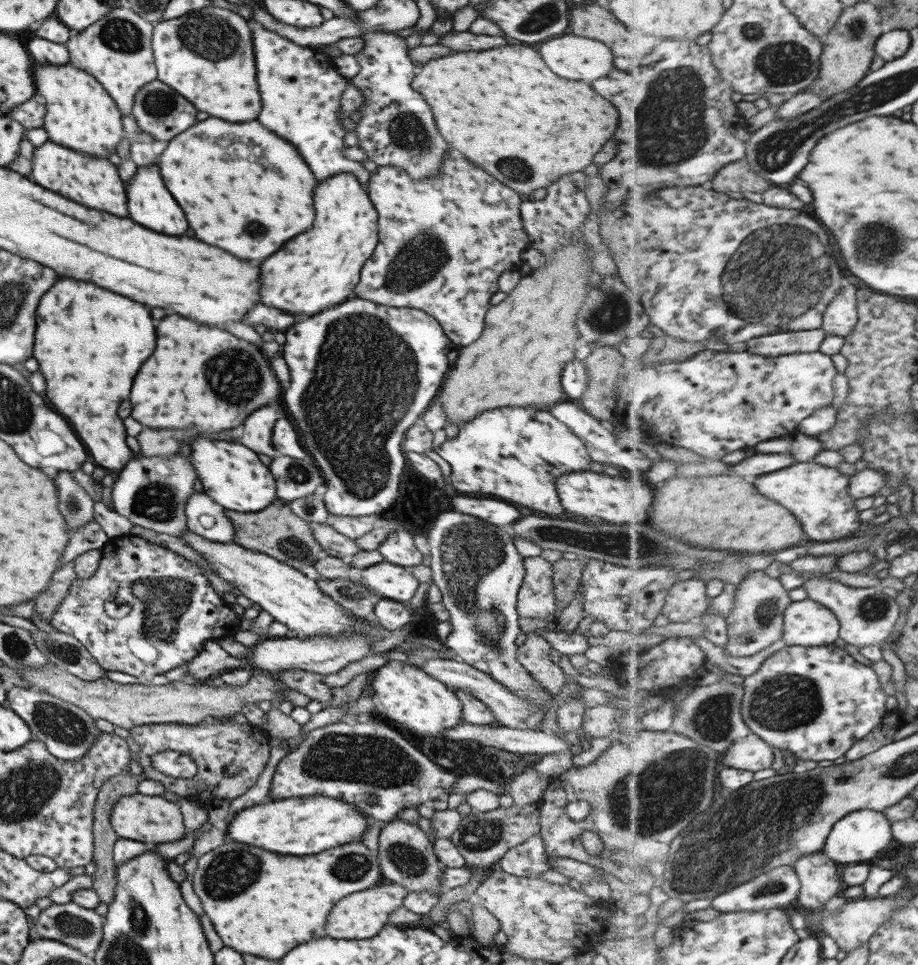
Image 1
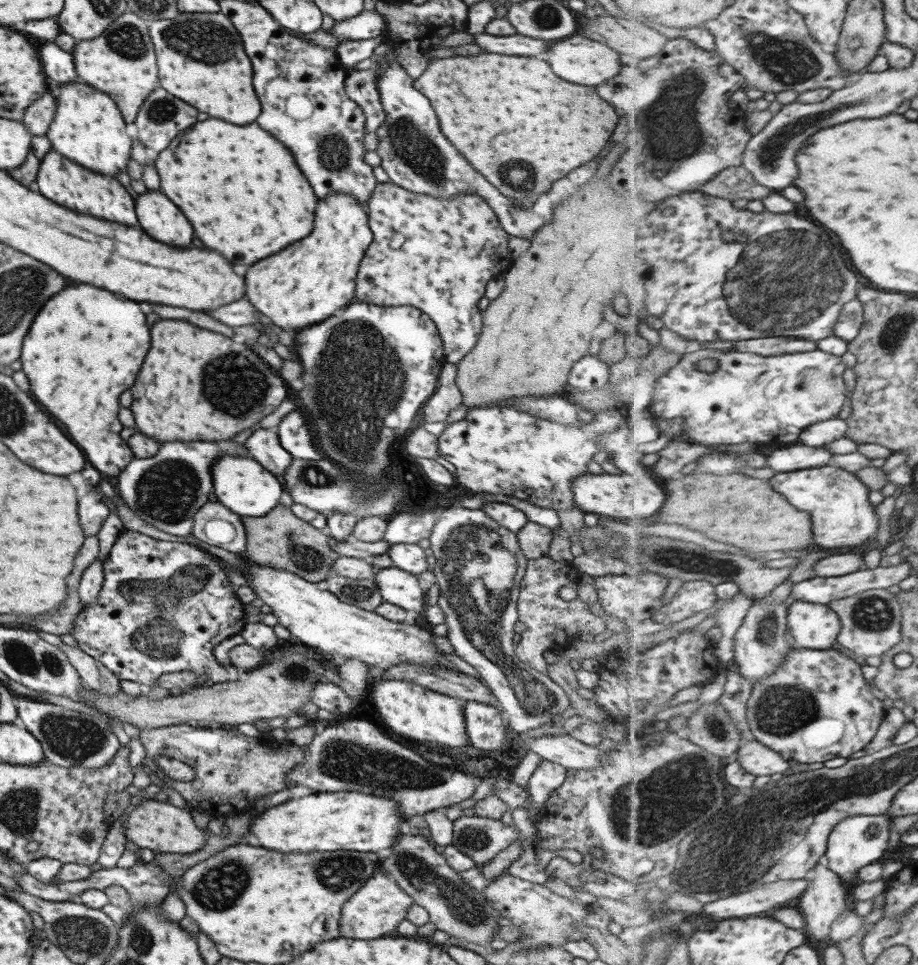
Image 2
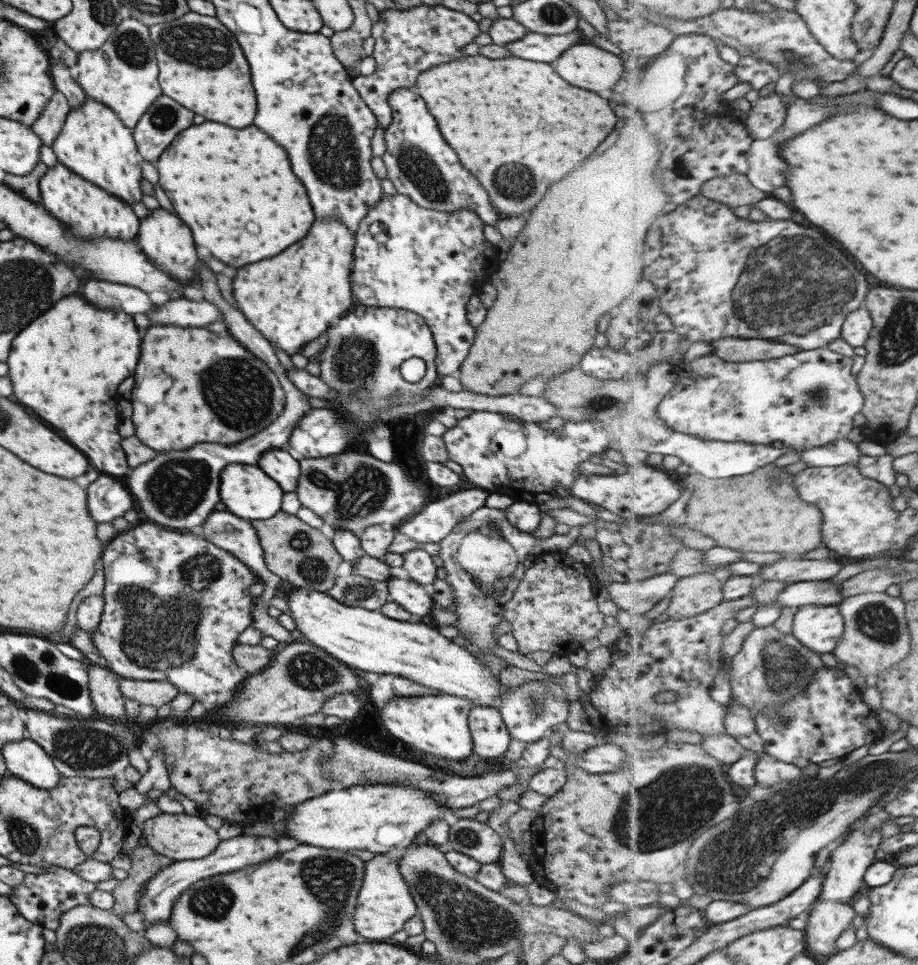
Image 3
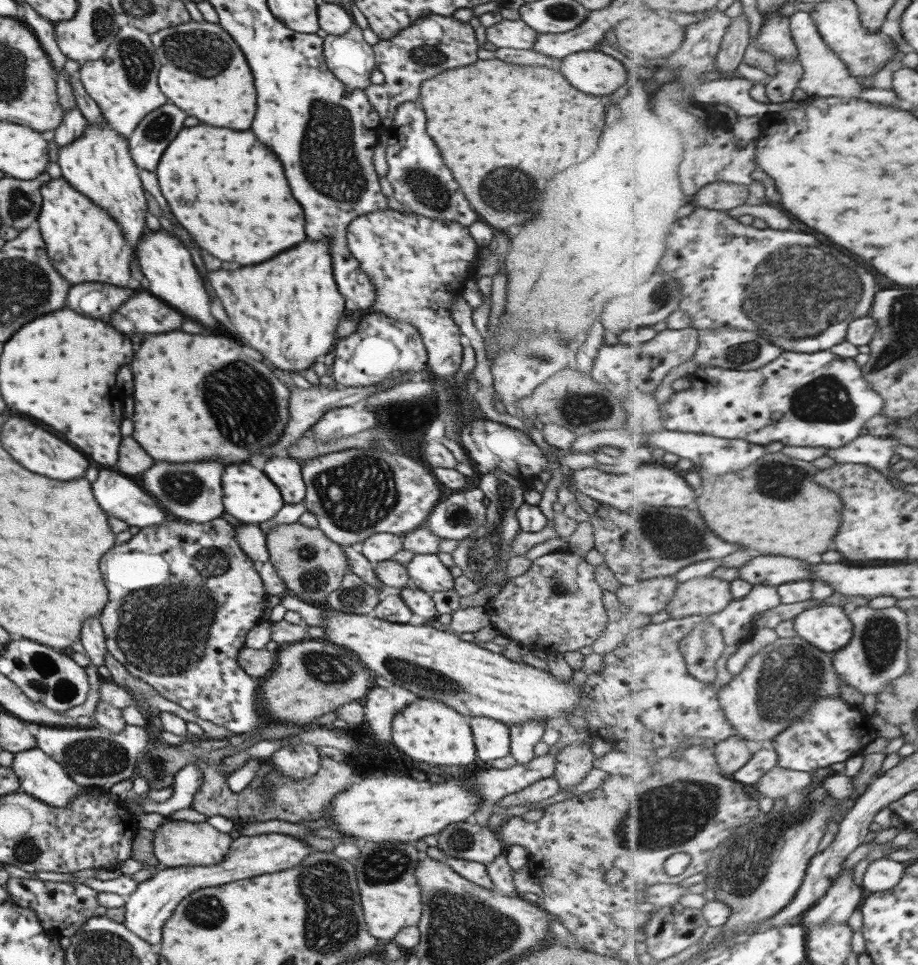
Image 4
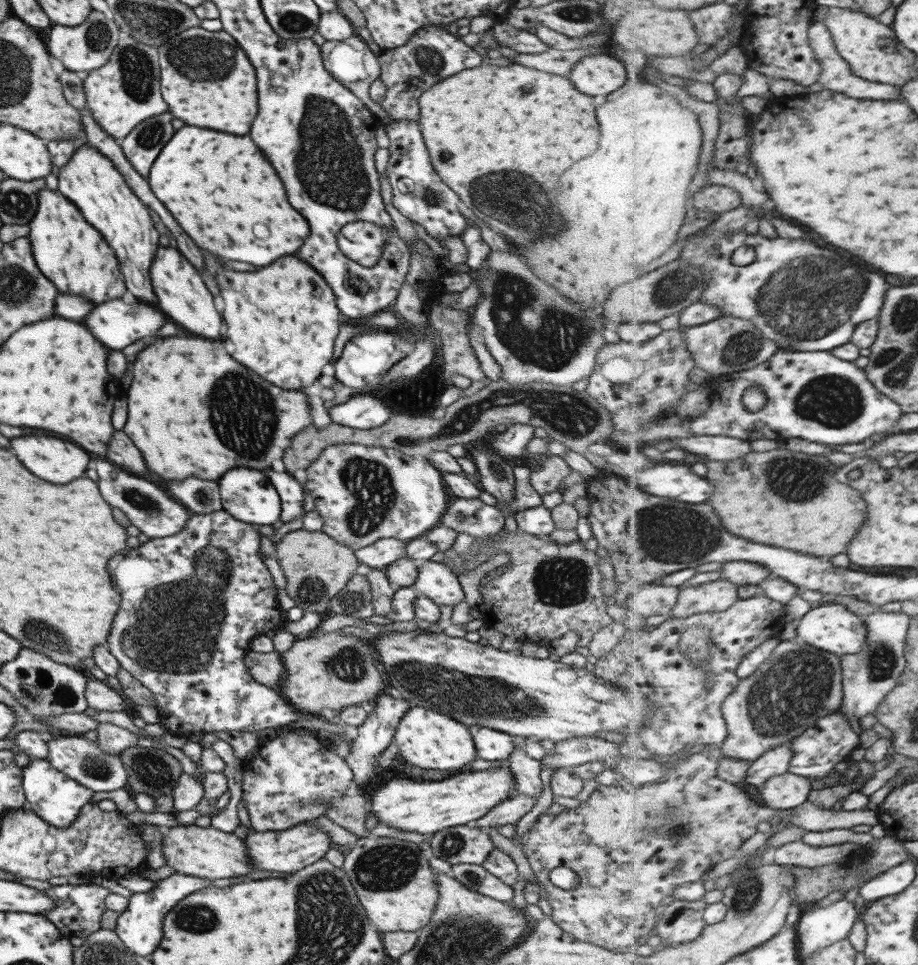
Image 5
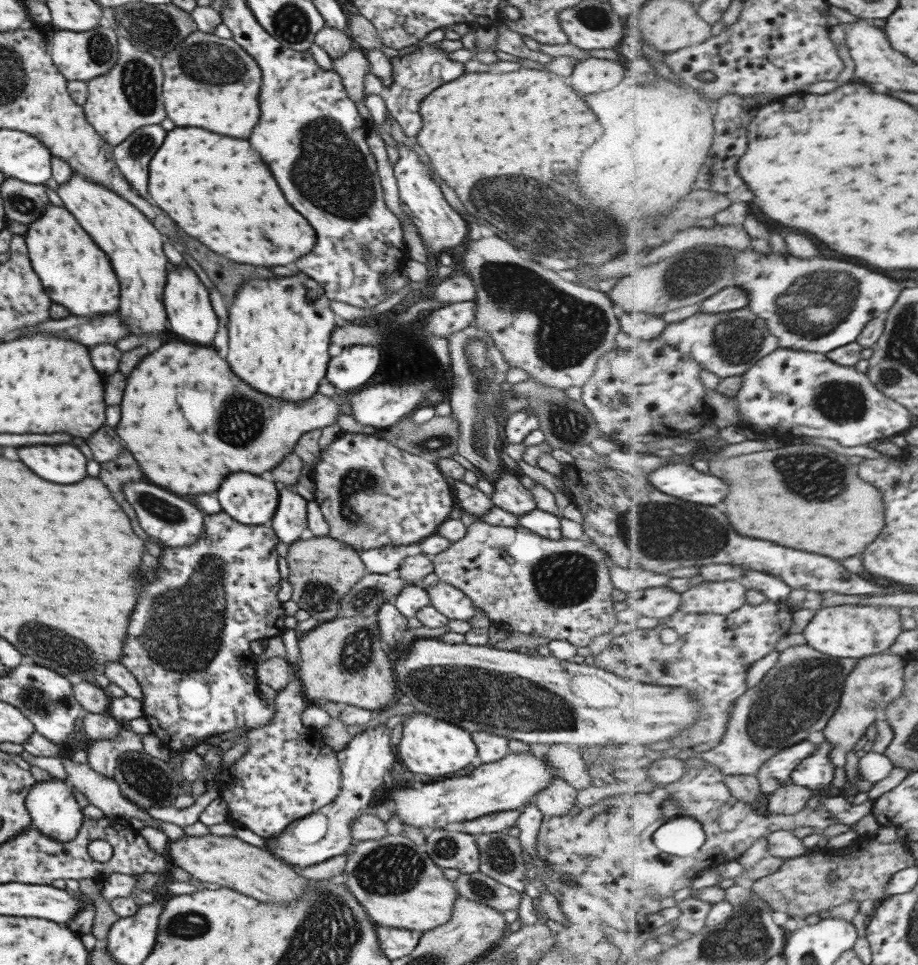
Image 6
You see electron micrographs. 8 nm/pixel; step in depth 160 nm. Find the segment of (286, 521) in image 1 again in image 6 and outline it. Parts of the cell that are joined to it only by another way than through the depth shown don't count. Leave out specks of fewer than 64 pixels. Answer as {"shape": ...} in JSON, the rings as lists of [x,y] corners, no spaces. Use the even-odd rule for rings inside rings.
{"shape":[[[311,537],[307,540],[297,539],[287,549],[286,560],[288,566],[288,583],[292,588],[290,601],[296,604],[298,609],[307,611],[313,620],[320,622],[335,619],[338,612],[338,600],[360,579],[365,573],[365,567],[360,558],[357,558],[358,551],[343,544],[342,542],[329,538]]]}

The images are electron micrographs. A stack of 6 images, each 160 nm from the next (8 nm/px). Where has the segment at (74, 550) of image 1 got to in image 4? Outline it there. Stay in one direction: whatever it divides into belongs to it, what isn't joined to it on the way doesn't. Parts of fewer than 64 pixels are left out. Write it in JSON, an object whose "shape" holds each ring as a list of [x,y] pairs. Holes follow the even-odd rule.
{"shape":[[[102,468],[99,476],[93,482],[93,496],[99,508],[107,514],[107,517],[117,518],[126,522],[128,526],[137,526],[139,529],[161,524],[163,521],[171,520],[169,514],[158,506],[156,500],[147,494],[143,488],[134,483],[129,476],[120,474],[112,468]]]}

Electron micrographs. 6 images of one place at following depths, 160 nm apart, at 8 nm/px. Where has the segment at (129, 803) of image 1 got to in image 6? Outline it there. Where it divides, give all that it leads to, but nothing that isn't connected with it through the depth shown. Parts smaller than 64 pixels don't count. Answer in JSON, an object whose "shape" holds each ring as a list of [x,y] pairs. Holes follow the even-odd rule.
{"shape":[[[234,835],[183,836],[176,841],[168,841],[167,858],[171,865],[185,870],[189,876],[201,882],[214,882],[241,894],[247,894],[259,902],[287,904],[301,896],[308,887],[308,880],[294,871],[293,866],[275,858],[269,851],[249,845]]]}

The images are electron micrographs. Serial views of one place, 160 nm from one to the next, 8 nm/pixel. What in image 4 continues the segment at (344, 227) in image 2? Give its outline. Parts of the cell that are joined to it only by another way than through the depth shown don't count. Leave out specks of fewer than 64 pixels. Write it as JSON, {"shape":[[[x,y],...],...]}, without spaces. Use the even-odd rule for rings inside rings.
{"shape":[[[322,238],[319,242],[303,240],[303,242],[299,242],[297,246],[293,246],[293,250],[285,250],[285,252],[281,252],[279,256],[275,256],[275,258],[267,260],[267,262],[261,262],[259,266],[255,264],[255,266],[243,266],[243,268],[237,268],[237,270],[217,270],[217,272],[209,272],[208,282],[211,282],[213,292],[215,292],[215,296],[221,300],[221,304],[223,304],[223,308],[225,308],[225,312],[227,312],[231,324],[235,326],[237,334],[243,338],[243,342],[245,342],[247,346],[251,346],[253,350],[257,350],[257,352],[263,356],[263,360],[267,360],[273,368],[287,370],[288,372],[299,371],[303,373],[305,369],[311,367],[315,360],[321,359],[322,356],[330,352],[331,348],[334,346],[336,337],[333,333],[335,332],[335,327],[338,325],[339,320],[342,319],[345,307],[343,297],[337,292],[337,286],[335,286],[333,280],[332,256],[329,252],[329,243],[326,238]]]}

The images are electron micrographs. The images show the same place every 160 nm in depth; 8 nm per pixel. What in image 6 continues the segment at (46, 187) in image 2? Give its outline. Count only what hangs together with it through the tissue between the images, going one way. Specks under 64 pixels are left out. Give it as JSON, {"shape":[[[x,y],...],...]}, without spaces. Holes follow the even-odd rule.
{"shape":[[[49,203],[45,212],[27,225],[24,241],[33,272],[53,303],[65,307],[70,315],[84,317],[117,310],[119,282],[110,260],[65,207]]]}

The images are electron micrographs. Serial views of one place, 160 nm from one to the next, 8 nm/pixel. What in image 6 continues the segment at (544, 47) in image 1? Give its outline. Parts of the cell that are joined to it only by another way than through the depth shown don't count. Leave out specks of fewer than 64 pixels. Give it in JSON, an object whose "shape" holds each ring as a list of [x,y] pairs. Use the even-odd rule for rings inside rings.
{"shape":[[[587,57],[576,61],[569,80],[573,90],[577,90],[579,94],[595,94],[613,88],[623,78],[628,67],[629,64],[617,61]]]}

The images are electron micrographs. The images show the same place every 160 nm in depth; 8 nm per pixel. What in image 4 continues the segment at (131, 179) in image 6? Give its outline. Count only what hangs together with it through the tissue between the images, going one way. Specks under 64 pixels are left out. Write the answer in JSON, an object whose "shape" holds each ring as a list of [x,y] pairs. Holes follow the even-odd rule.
{"shape":[[[163,104],[157,110],[151,110],[137,123],[134,131],[126,139],[129,158],[138,169],[149,172],[155,170],[165,146],[181,130],[183,118],[185,114],[177,106]]]}

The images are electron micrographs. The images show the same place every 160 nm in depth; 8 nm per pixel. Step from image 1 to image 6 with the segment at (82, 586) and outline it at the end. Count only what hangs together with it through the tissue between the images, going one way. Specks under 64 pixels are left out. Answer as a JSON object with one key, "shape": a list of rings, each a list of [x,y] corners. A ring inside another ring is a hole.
{"shape":[[[217,512],[217,514],[203,515],[203,528],[195,542],[182,547],[164,546],[161,548],[160,556],[157,558],[161,570],[153,572],[153,570],[145,570],[141,574],[141,592],[137,596],[137,604],[129,614],[129,624],[125,630],[125,638],[123,638],[123,646],[121,646],[121,658],[119,663],[127,669],[137,681],[143,698],[142,712],[143,718],[149,723],[150,732],[160,740],[165,748],[177,750],[180,752],[192,750],[197,744],[204,742],[208,737],[235,730],[235,728],[253,729],[269,724],[275,715],[275,706],[273,702],[265,702],[259,698],[255,675],[255,654],[249,650],[249,644],[259,639],[269,639],[283,635],[286,631],[283,625],[283,619],[286,617],[282,604],[276,597],[279,588],[280,574],[277,566],[277,553],[275,553],[275,544],[278,538],[275,536],[273,529],[269,524],[265,525],[244,525],[235,522],[225,512]]]}

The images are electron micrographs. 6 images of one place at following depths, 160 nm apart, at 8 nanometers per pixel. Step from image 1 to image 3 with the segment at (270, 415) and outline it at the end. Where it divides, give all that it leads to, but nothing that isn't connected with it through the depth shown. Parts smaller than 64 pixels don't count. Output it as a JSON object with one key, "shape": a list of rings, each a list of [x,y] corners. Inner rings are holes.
{"shape":[[[270,448],[263,452],[257,466],[261,466],[261,470],[281,487],[283,493],[293,492],[297,488],[300,466],[284,449]]]}

